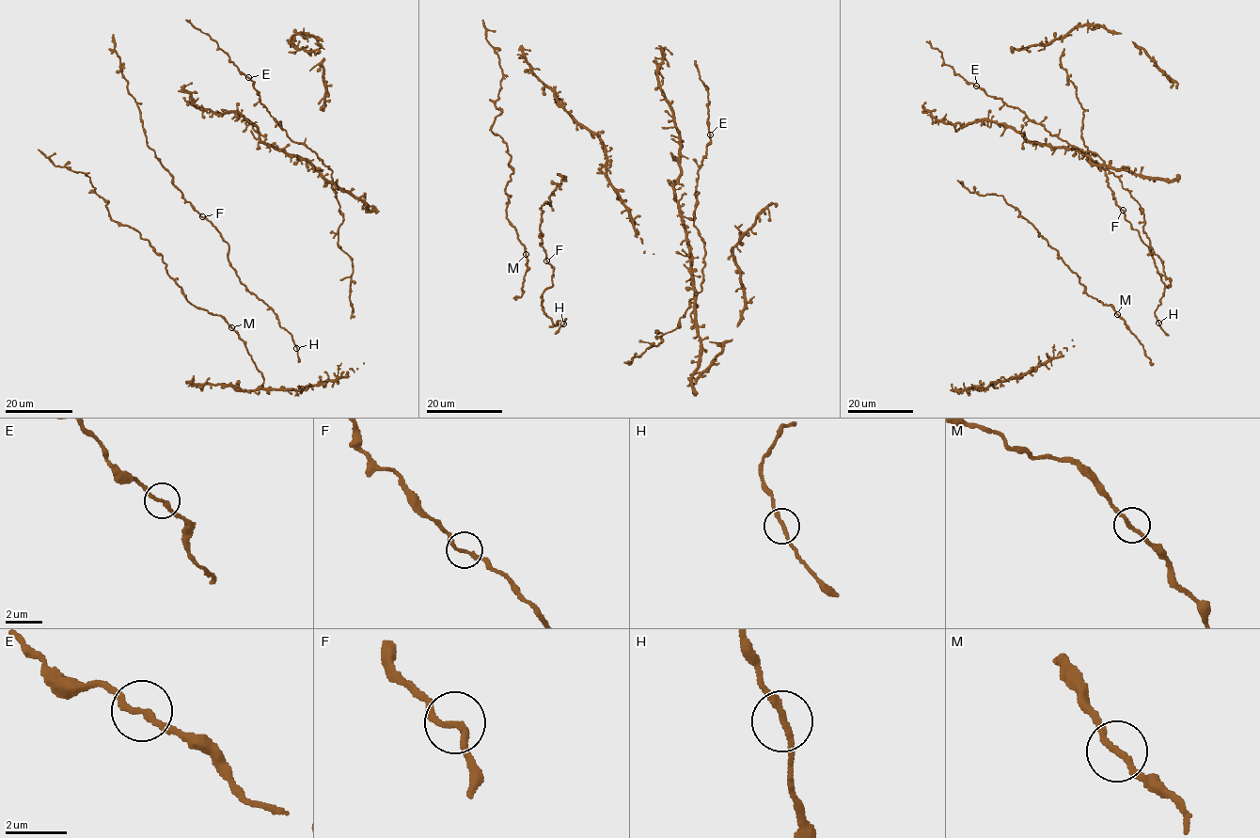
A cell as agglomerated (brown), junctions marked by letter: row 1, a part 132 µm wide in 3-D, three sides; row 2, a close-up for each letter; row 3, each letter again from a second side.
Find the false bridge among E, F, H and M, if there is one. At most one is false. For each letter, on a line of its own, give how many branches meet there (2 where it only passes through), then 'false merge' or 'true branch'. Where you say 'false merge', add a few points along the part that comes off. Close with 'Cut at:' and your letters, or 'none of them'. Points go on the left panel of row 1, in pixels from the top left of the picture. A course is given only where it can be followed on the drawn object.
E: 2 branches meet; true branch
F: 2 branches meet; true branch
H: 2 branches meet; true branch
M: 2 branches meet; true branch
Cut at: none of them

